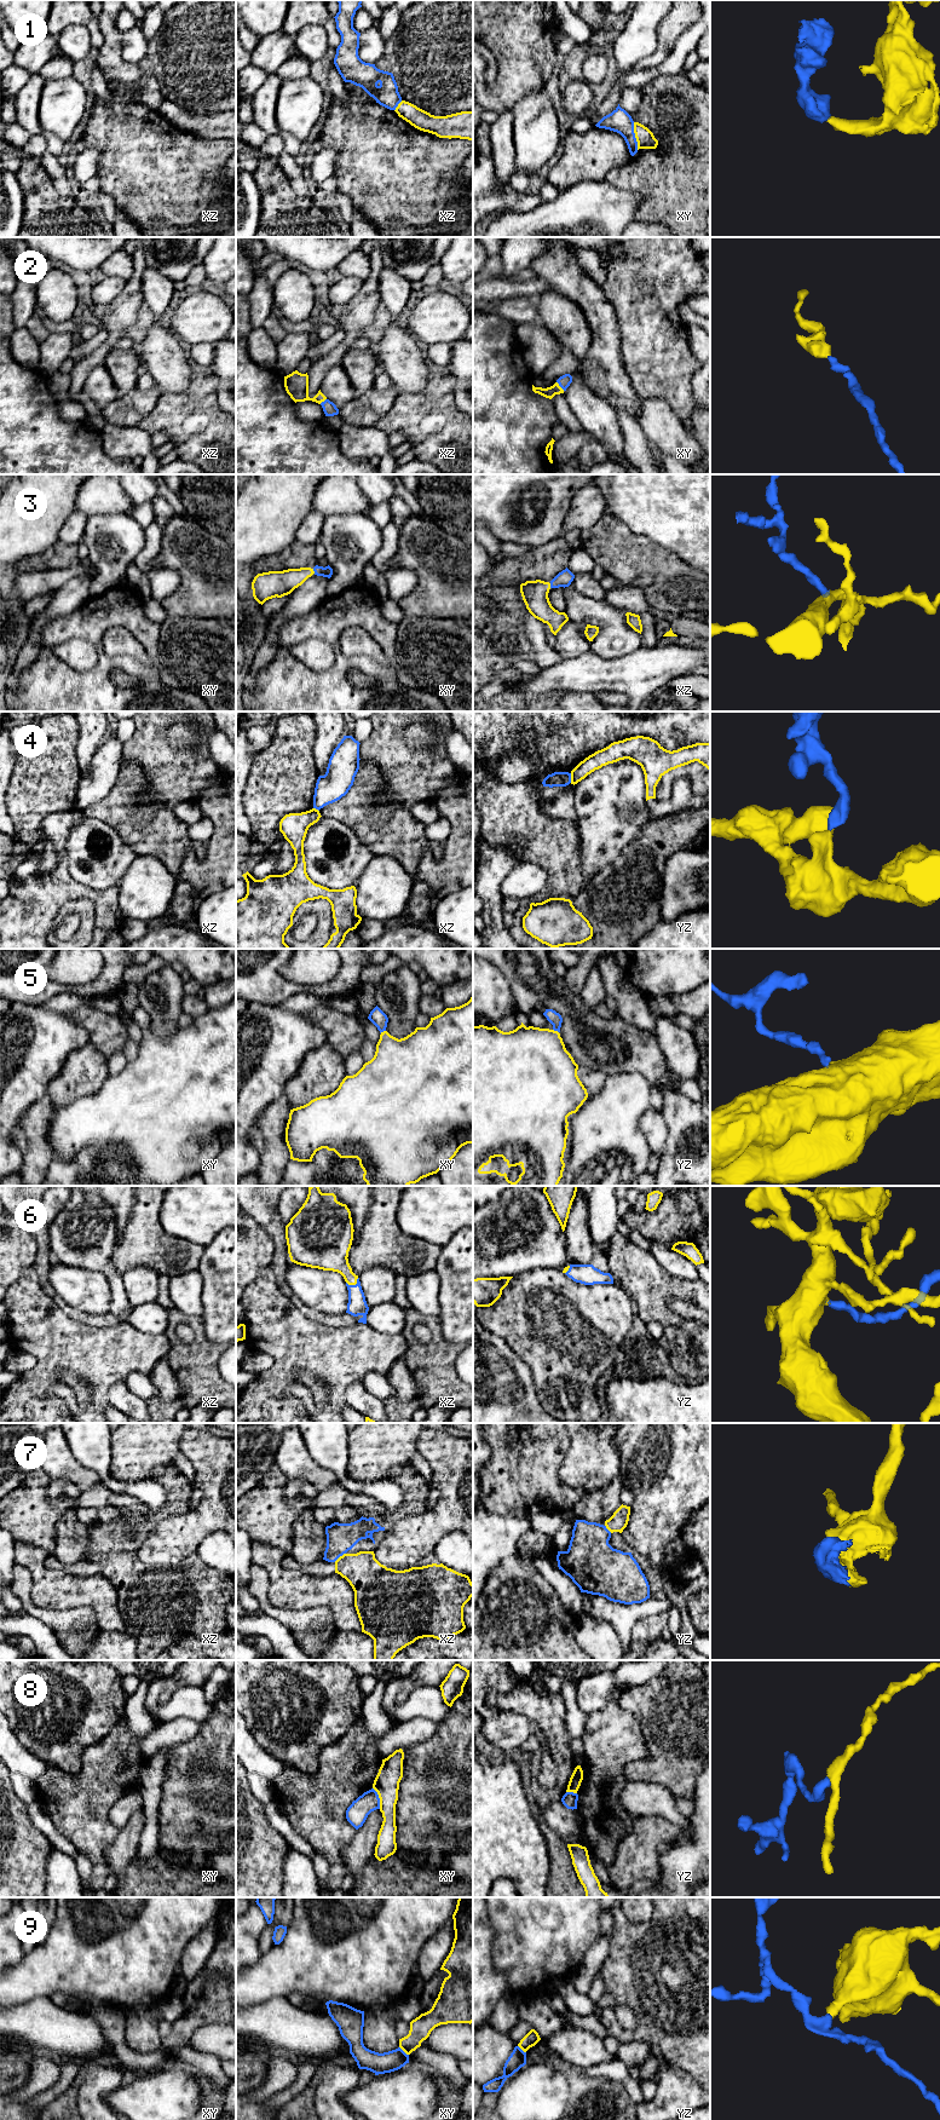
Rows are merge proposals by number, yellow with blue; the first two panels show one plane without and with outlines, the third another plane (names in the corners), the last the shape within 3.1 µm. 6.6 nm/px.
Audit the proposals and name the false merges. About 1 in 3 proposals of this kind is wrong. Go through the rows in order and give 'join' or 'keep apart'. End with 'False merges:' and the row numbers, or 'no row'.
1: keep apart
2: join
3: join
4: keep apart
5: join
6: join
7: join
8: keep apart
9: keep apart
False merges: 1, 4, 8, 9

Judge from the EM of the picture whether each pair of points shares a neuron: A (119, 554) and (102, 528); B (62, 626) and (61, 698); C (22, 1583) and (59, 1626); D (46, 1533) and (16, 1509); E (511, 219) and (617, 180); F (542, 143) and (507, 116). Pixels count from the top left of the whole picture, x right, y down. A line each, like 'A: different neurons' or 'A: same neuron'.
A: same neuron
B: same neuron
C: same neuron
D: same neuron
E: different neurons
F: different neurons

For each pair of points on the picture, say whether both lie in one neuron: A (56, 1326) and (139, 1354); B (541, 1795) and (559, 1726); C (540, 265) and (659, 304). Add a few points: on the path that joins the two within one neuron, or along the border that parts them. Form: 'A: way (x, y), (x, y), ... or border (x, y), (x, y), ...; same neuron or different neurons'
A: way (76, 1346), (88, 1352), (119, 1352); same neuron
B: way (560, 1786), (564, 1779), (564, 1762), (559, 1745); same neuron
C: border (600, 286), (615, 311); different neurons

